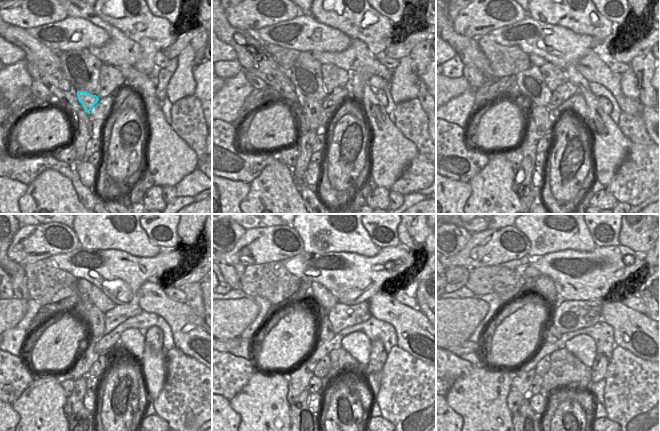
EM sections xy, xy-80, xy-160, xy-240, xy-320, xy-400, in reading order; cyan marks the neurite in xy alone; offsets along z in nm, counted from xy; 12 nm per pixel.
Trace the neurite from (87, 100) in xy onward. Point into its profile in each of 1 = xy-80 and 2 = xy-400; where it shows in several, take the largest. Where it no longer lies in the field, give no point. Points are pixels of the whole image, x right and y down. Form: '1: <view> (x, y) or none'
1: xy-80 (314, 110)
2: xy-400 (521, 382)

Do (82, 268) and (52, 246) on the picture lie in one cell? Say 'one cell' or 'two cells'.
two cells

